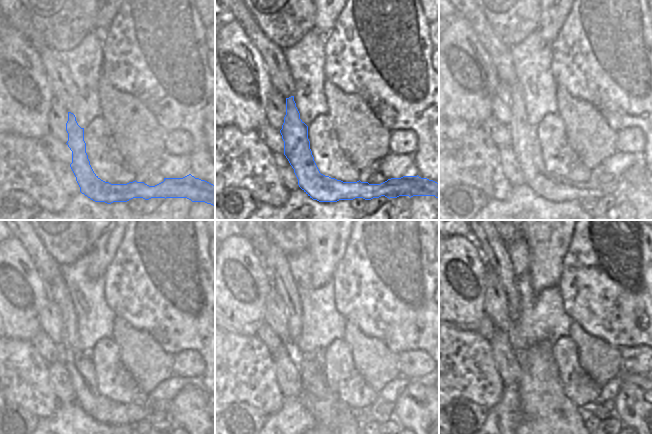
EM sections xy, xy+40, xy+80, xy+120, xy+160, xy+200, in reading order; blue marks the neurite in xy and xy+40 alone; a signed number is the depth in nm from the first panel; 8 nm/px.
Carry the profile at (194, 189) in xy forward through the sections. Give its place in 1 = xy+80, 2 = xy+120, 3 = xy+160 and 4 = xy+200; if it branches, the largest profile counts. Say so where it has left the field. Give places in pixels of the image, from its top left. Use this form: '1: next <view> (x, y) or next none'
1: next xy+80 (524, 141)
2: next xy+120 (78, 362)
3: next xy+160 (277, 265)
4: next xy+200 (492, 248)

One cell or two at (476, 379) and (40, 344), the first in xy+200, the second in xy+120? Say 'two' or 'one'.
two

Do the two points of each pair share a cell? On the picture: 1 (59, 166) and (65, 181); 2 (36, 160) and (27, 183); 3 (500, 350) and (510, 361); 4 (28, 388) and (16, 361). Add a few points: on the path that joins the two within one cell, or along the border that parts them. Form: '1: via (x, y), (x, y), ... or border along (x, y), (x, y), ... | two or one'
1: via (62, 170), (65, 177) | one
2: via (30, 166), (27, 171), (27, 177) | one
3: via (502, 353), (507, 358) | one
4: via (25, 381), (19, 368) | one

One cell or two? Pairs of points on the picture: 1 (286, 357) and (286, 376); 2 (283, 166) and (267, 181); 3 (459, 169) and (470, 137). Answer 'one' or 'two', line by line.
1: one
2: two
3: one

